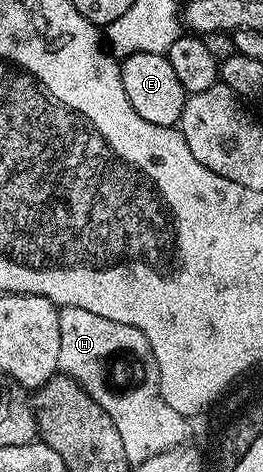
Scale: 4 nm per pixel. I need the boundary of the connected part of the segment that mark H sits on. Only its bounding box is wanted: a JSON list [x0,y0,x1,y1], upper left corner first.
[58,307,148,399]

